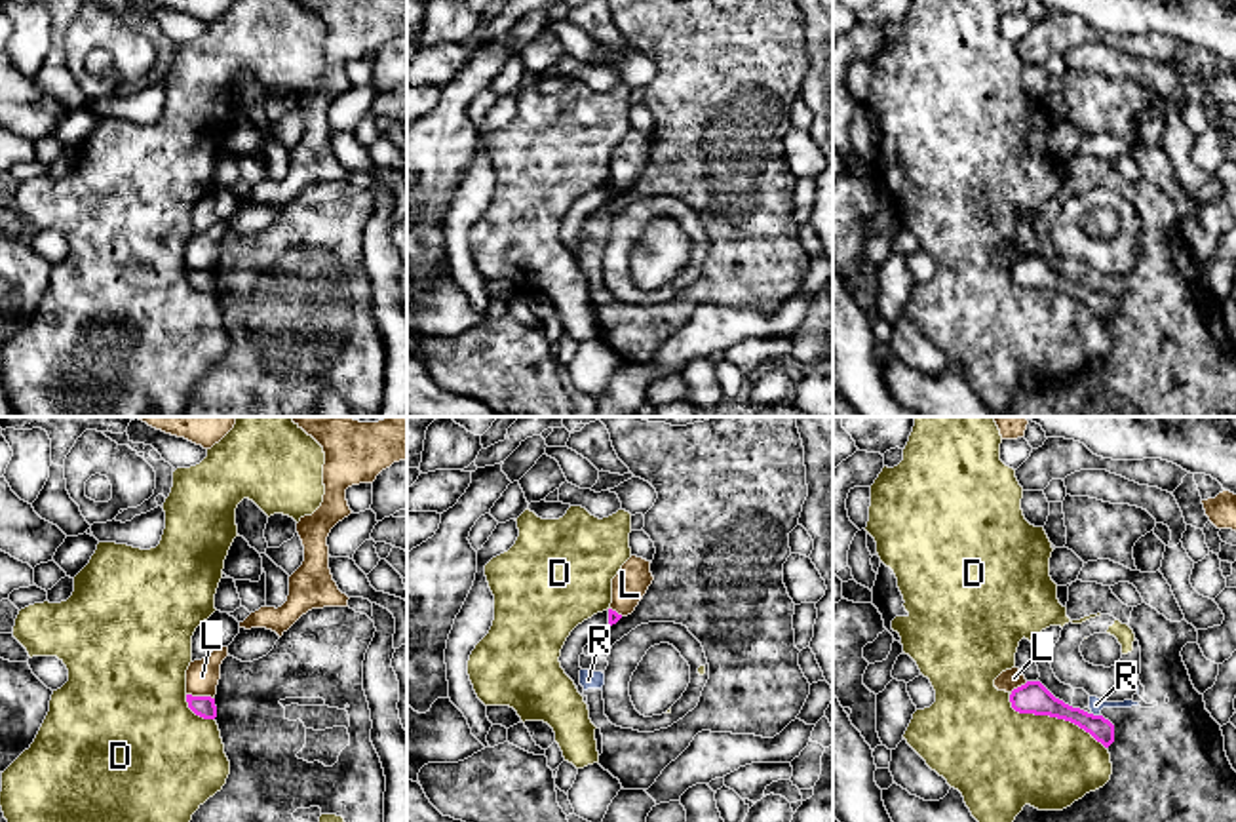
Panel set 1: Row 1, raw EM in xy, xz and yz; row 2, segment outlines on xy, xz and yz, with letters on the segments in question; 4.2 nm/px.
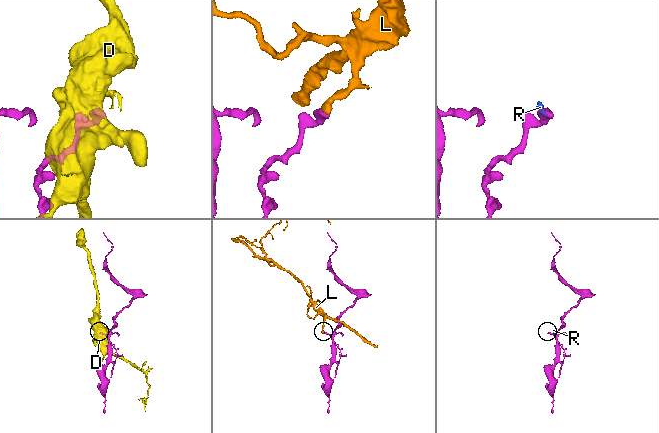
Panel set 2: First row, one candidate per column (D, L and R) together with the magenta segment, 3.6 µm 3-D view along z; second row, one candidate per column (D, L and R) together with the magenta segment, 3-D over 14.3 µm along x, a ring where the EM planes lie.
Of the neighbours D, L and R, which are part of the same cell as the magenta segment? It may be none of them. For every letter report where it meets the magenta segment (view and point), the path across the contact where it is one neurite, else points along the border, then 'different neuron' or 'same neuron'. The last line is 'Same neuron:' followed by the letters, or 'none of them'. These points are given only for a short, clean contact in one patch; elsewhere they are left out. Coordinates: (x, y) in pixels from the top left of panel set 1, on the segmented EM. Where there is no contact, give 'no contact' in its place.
D: yz (1054, 716) | different neuron
L: xy (200, 697) | along xy (187, 693), (213, 699) | different neuron
R: yz (1096, 716) | along yz (1092, 712), (1100, 716) | different neuron
Same neuron: none of them

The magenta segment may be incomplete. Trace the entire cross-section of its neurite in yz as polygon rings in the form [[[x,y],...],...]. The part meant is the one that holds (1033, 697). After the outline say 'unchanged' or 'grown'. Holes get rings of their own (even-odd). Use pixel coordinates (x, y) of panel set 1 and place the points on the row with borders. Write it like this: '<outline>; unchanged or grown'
[[[1027,681],[1010,695],[1012,708],[1019,714],[1050,715],[1071,721],[1109,748],[1114,742],[1114,725],[1103,715],[1088,714],[1055,698],[1040,681]]]; unchanged

